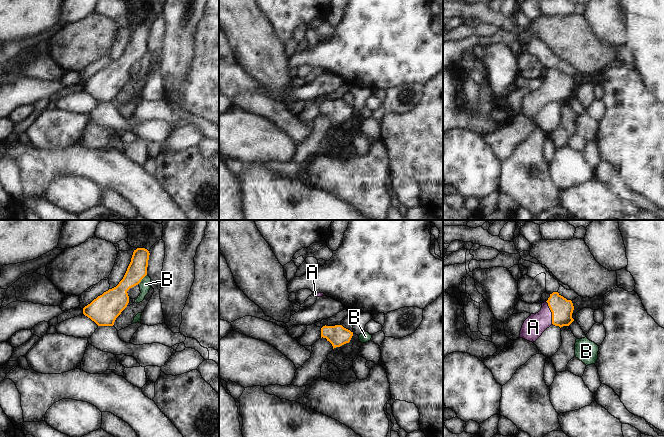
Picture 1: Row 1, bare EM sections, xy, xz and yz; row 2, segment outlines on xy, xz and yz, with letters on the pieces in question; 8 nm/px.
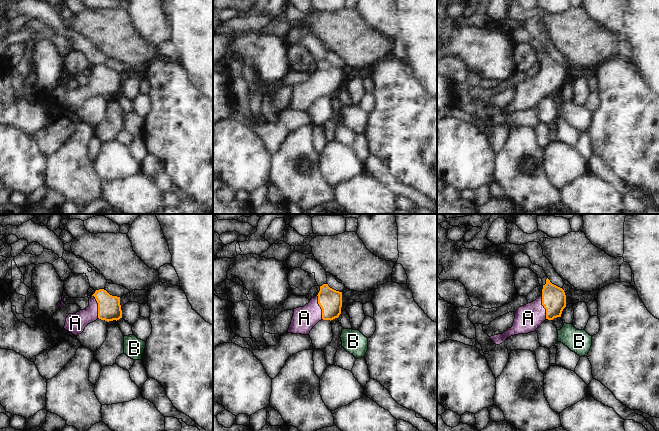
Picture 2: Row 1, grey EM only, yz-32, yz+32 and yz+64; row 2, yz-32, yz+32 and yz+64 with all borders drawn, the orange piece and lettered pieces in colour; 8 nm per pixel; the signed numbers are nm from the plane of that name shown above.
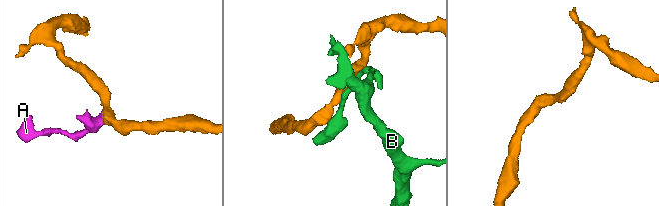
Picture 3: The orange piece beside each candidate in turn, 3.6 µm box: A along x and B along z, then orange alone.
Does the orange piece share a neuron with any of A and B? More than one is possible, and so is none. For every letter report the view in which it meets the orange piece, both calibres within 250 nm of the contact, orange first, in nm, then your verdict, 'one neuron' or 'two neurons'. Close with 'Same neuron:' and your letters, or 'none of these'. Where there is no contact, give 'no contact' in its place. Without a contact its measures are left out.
A: yz | 170/170 nm | one neuron
B: xy | 170/90 nm | two neurons
Same neuron: A

